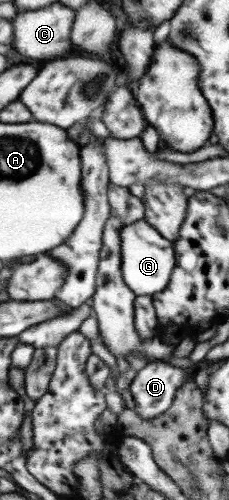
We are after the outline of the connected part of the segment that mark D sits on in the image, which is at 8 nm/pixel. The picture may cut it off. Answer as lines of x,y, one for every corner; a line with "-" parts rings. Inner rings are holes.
153,360
142,368
128,387
135,401
135,413
142,421
150,421
173,408
178,389
193,381
193,373
170,365
162,360

